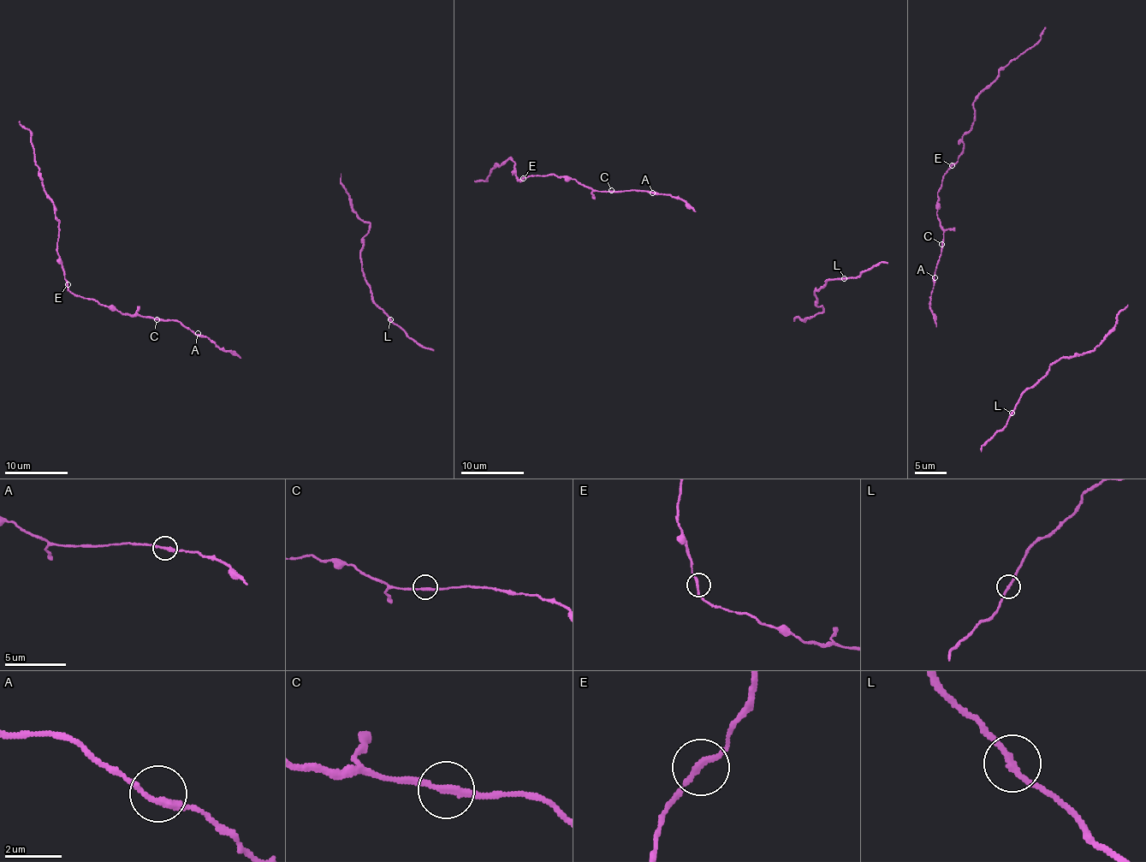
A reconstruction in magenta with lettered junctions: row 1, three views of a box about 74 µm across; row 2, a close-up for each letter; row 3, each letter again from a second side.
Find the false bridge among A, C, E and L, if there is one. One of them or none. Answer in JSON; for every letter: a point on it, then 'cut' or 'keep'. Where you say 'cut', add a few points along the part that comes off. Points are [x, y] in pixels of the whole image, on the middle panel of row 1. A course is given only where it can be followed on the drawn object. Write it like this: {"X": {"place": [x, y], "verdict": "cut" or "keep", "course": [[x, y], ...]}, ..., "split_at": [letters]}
{"A": {"place": [652, 193], "verdict": "keep"}, "C": {"place": [611, 190], "verdict": "keep"}, "E": {"place": [523, 178], "verdict": "keep"}, "L": {"place": [844, 278], "verdict": "keep"}, "split_at": []}

